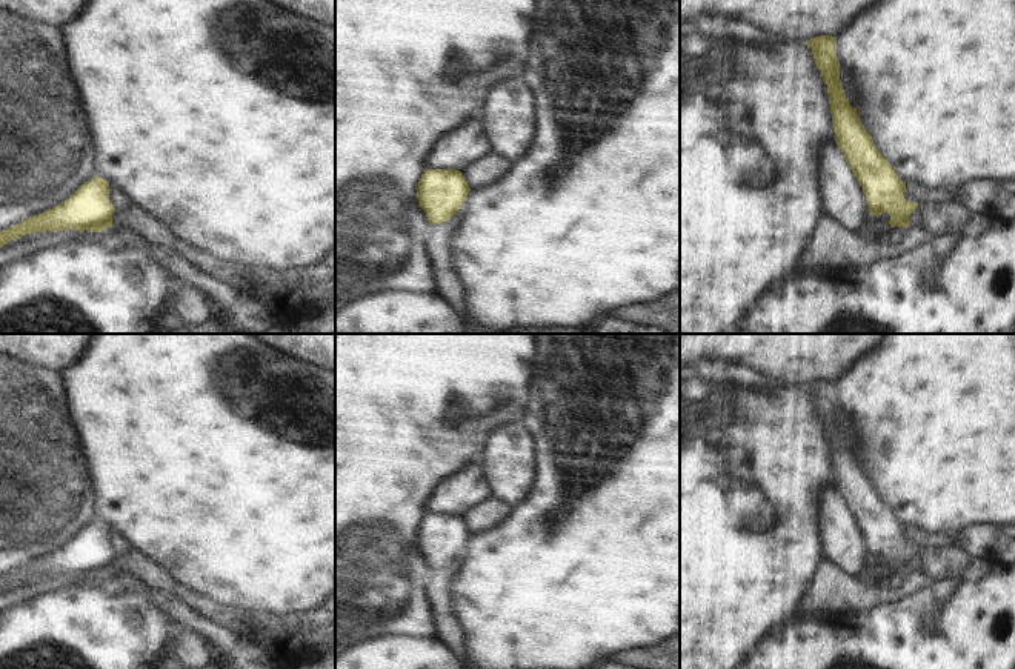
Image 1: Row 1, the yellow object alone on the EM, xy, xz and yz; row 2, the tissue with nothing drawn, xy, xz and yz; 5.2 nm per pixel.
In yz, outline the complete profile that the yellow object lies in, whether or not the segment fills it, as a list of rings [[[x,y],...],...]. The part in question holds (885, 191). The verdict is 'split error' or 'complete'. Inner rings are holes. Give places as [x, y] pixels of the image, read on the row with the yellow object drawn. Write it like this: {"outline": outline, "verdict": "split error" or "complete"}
{"outline": [[[820,35],[810,38],[806,45],[812,49],[817,69],[827,85],[835,143],[863,188],[870,214],[880,217],[889,212],[890,228],[907,228],[909,217],[917,211],[918,203],[904,198],[906,183],[878,152],[870,134],[860,121],[857,108],[852,108],[846,98],[840,80],[837,37]]], "verdict": "complete"}

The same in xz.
{"outline": [[[426,169],[418,181],[417,198],[431,225],[452,218],[468,198],[471,188],[463,172]]], "verdict": "complete"}

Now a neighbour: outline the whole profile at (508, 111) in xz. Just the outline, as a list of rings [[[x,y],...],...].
[[[520,75],[492,86],[480,111],[481,128],[494,154],[517,160],[529,149],[534,98]]]

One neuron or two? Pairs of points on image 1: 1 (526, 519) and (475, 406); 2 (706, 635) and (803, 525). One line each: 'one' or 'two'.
1: two
2: one

